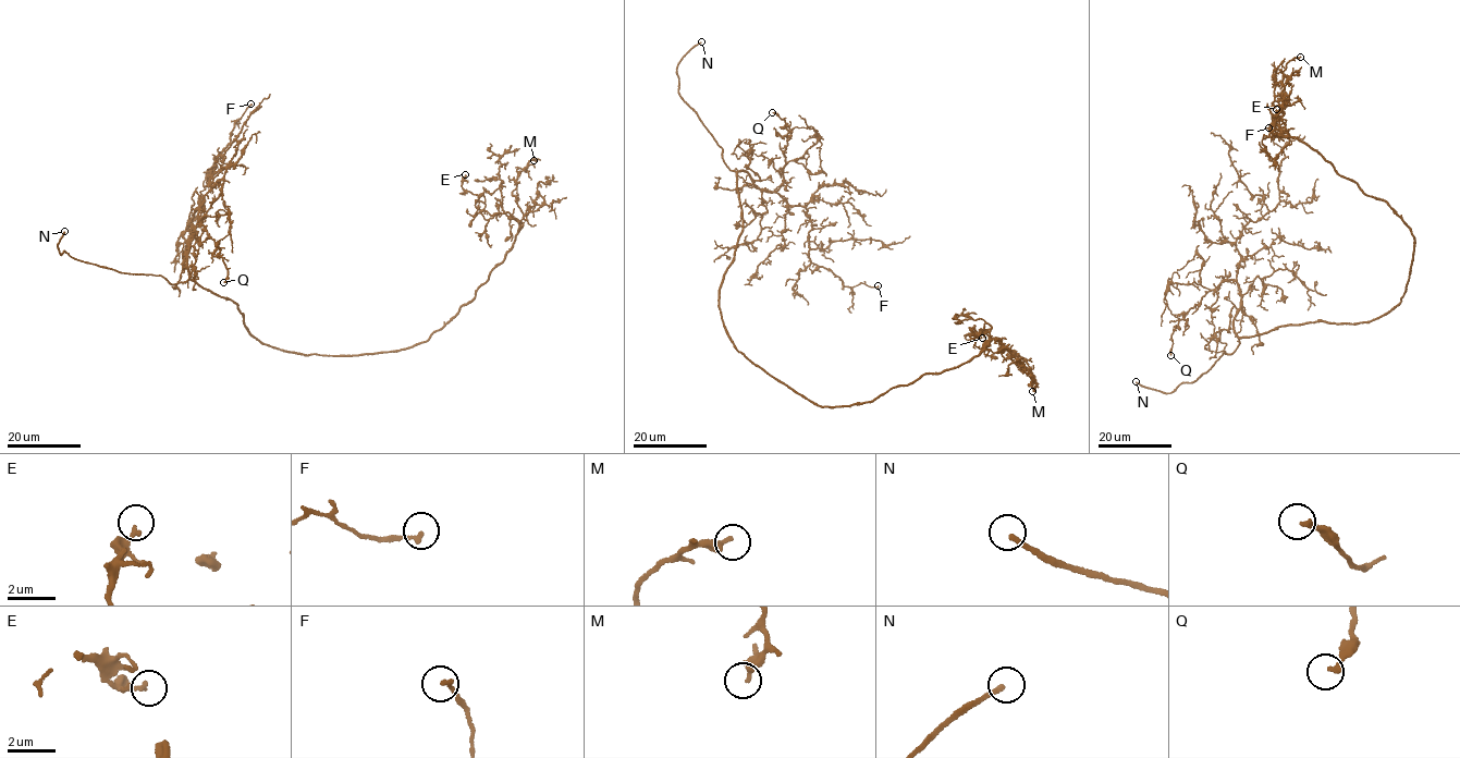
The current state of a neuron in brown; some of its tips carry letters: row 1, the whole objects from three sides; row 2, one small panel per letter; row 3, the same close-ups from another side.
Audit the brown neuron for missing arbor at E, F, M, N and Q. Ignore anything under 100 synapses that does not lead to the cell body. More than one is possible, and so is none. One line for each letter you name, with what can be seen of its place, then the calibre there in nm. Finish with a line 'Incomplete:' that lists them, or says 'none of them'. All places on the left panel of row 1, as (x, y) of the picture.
N: (64, 231) | 220 nm
Incomplete: N

